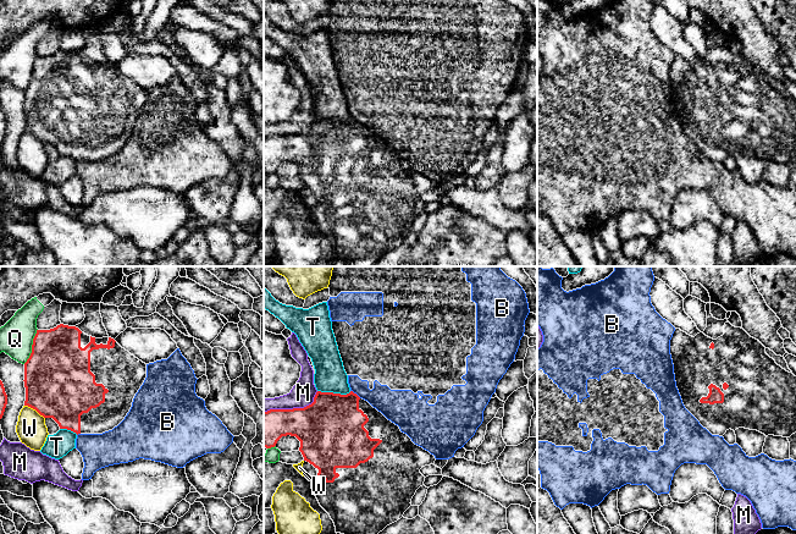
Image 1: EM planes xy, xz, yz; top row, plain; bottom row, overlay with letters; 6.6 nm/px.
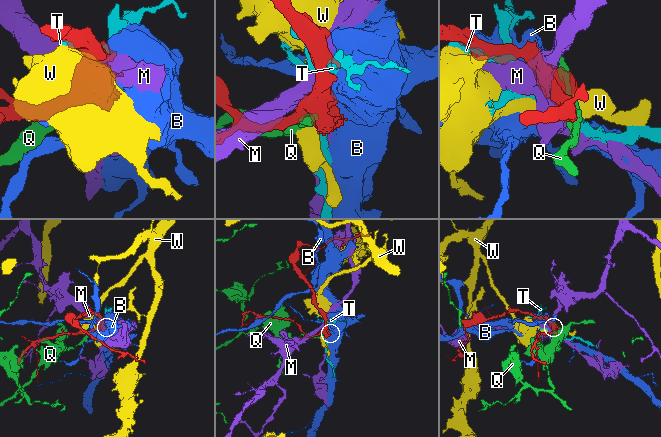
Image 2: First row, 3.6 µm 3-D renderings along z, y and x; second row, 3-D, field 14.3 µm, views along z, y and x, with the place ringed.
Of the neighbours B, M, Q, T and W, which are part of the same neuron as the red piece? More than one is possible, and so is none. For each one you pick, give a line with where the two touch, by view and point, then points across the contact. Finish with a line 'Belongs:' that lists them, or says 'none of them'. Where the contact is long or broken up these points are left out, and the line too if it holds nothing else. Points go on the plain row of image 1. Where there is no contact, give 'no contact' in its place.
Belongs: none of them

